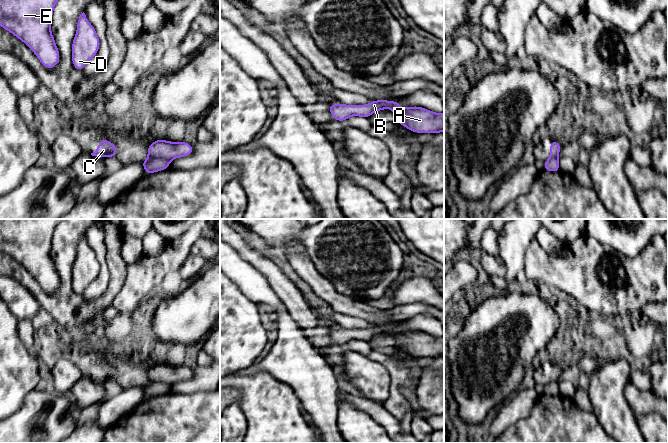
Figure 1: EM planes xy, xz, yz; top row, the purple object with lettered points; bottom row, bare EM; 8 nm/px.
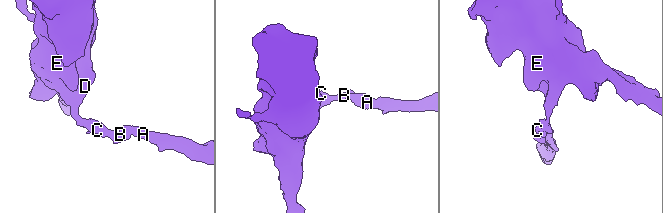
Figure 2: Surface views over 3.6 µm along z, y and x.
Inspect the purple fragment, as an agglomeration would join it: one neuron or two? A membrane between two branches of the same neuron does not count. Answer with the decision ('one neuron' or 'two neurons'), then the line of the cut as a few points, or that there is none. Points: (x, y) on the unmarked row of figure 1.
two neurons | xy (149, 379), (163, 381), (169, 385)

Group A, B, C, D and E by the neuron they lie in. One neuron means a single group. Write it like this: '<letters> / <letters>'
A / B C D E

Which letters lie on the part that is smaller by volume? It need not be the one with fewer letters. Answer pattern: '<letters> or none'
A

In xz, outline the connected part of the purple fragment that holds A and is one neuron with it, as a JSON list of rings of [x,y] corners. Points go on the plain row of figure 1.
[[[389,325],[386,333],[394,335],[395,346],[415,357],[444,356],[444,336],[434,337],[420,330],[399,331],[399,326]]]

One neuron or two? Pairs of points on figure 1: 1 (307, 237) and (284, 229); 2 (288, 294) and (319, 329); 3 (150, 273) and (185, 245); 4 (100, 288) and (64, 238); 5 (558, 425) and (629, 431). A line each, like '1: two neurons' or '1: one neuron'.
1: one neuron
2: one neuron
3: one neuron
4: two neurons
5: two neurons

